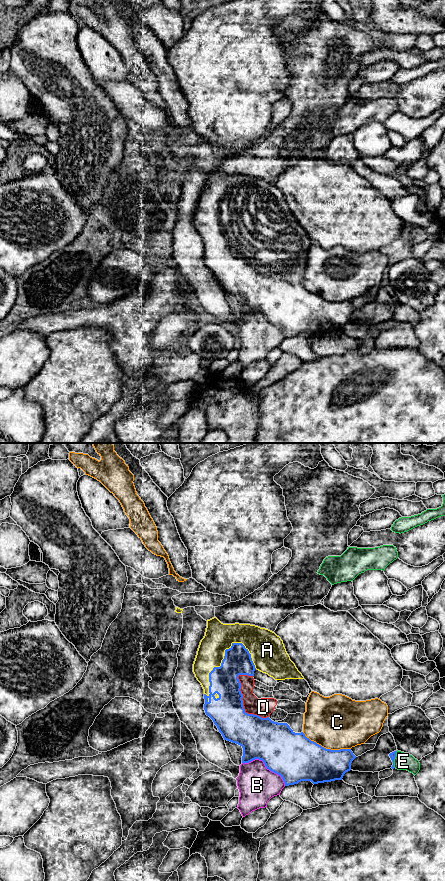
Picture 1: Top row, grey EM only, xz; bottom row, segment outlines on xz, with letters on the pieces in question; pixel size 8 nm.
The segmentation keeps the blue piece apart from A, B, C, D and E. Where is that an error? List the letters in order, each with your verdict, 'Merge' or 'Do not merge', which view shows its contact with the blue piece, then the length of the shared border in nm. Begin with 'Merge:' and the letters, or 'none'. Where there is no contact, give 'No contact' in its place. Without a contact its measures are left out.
Merge: A, D
A: Merge. Touches blue in xz. Shared border 550 nm
B: Do not merge. Touches blue in xz. Shared border 400 nm
C: Do not merge. Touches blue in xz. Shared border 420 nm
D: Merge. Touches blue in xz. Shared border 420 nm
E: Do not merge. Touches blue in xz. Shared border 140 nm

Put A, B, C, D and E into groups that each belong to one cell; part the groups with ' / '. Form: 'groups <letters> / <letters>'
groups A D / B / C / E

